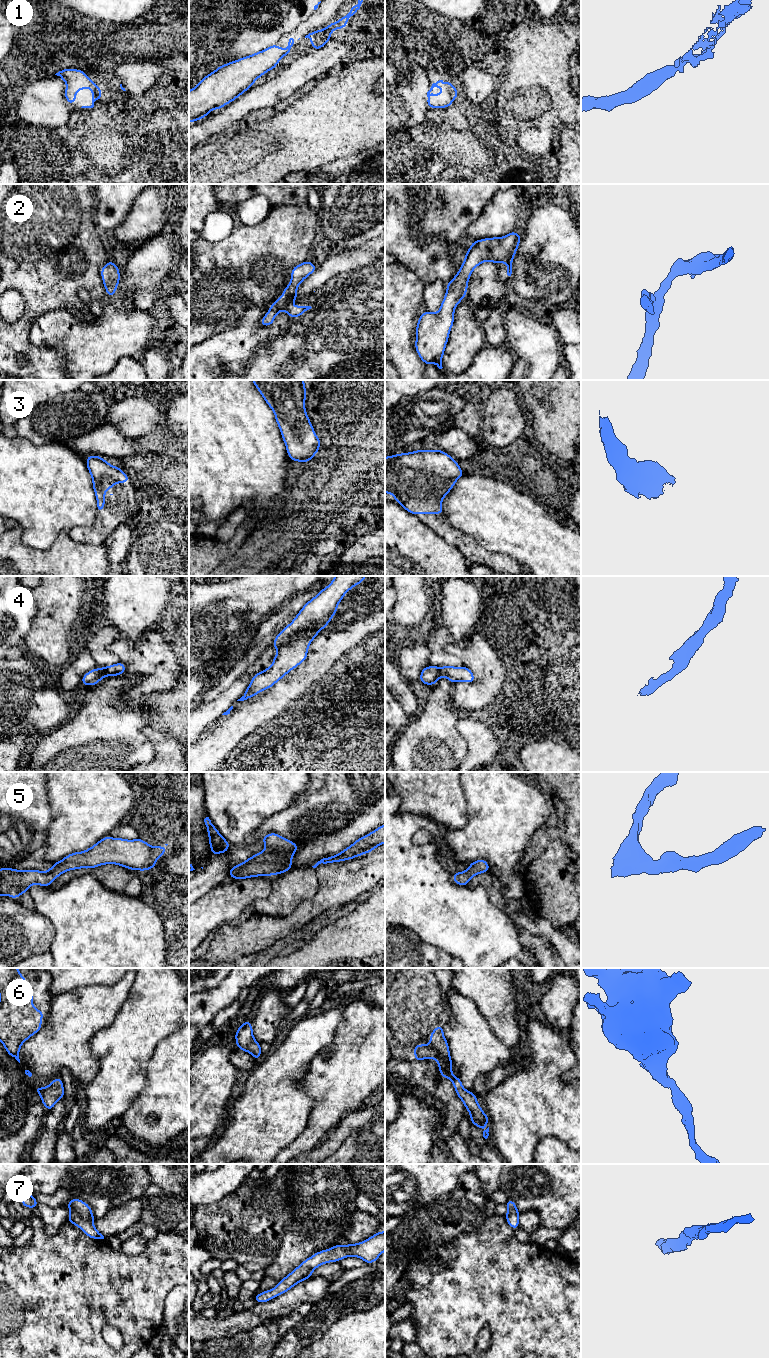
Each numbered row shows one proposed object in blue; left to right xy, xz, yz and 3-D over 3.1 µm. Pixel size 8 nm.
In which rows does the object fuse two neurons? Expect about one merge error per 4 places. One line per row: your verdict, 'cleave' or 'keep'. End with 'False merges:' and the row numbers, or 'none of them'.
1: keep
2: keep
3: keep
4: keep
5: keep
6: keep
7: keep
False merges: none of them

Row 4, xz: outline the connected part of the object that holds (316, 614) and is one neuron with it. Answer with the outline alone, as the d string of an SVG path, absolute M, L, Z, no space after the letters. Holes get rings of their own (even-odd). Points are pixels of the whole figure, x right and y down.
M335 576L333 581L308 601L294 620L274 639L272 646L278 649L269 668L255 674L244 695L237 701L247 700L263 690L271 688L292 669L307 658L308 647L337 613L337 605L352 587L367 576Z

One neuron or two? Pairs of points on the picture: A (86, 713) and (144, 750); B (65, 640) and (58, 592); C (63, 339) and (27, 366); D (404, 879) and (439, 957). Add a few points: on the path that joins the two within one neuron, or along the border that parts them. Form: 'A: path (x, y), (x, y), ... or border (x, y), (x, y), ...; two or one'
A: path (87, 732), (103, 748), (125, 748); one
B: path (58, 628), (58, 604); one
C: border (55, 346), (65, 354), (66, 366), (64, 368); two
D: border (415, 932), (422, 940), (442, 948), (453, 957); two

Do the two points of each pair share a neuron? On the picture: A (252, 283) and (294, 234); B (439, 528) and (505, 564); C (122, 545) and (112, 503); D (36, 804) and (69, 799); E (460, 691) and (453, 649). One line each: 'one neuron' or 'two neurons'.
A: one neuron
B: one neuron
C: two neurons
D: two neurons
E: one neuron

